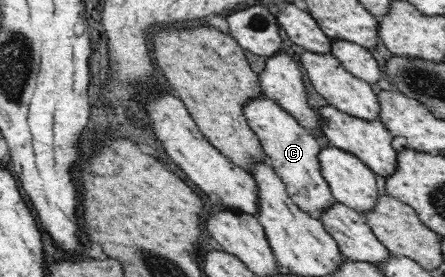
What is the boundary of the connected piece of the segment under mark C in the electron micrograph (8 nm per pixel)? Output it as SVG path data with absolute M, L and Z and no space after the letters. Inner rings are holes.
M263 93L243 105L243 114L250 129L258 136L264 154L268 156L268 163L286 184L290 199L298 204L302 211L306 211L314 219L319 219L320 214L336 201L328 182L321 174L318 155L322 151L322 146L316 136Z

